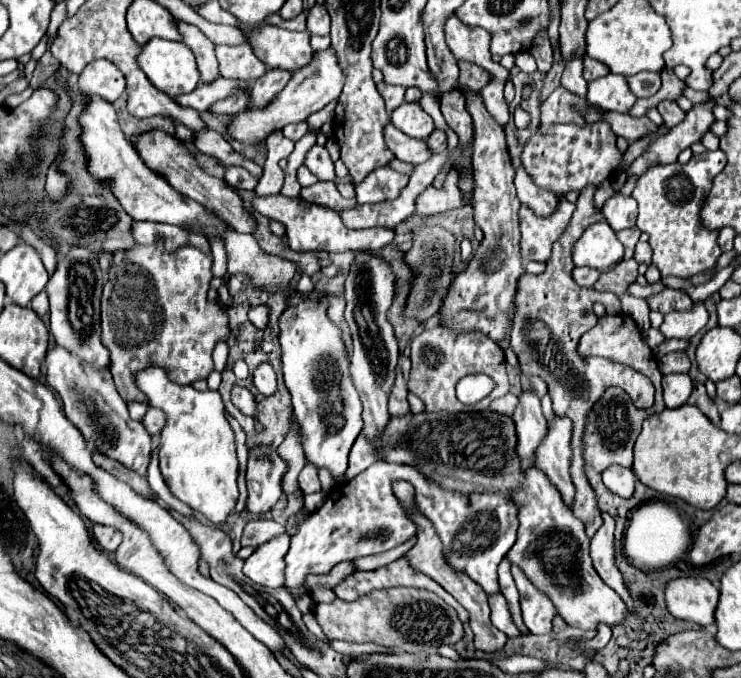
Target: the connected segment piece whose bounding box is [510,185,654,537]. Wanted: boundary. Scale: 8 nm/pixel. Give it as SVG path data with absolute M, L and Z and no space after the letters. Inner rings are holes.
M588 185L584 191L580 191L580 197L576 201L576 211L564 231L564 235L554 243L552 259L546 265L546 271L542 275L528 275L524 273L518 279L518 291L514 297L514 315L512 315L512 331L510 331L510 345L518 355L520 369L524 375L538 375L548 385L548 395L552 399L552 409L560 417L572 419L574 431L572 431L572 481L576 485L576 503L574 503L574 515L584 523L586 533L592 537L600 525L602 525L602 511L596 503L596 493L592 485L588 483L588 477L584 473L584 425L588 419L588 413L592 407L600 401L606 389L620 387L624 391L632 391L632 401L638 409L648 409L654 403L654 385L652 381L634 371L628 365L608 361L604 357L582 357L578 355L578 341L580 337L596 325L596 315L592 311L594 303L602 303L608 315L621 313L620 299L614 293L600 293L592 287L580 287L572 279L574 261L572 261L572 247L578 241L578 237L584 233L586 227L590 227L596 221L604 221L602 211L594 207L594 191L596 187Z

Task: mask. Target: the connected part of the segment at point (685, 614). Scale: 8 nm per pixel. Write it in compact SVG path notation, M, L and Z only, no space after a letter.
M704 577L674 579L666 585L666 605L676 619L708 627L714 623L718 589Z

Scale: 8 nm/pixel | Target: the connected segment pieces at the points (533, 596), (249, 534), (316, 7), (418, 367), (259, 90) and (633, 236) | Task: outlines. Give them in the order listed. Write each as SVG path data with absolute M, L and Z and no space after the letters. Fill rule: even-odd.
M512 565L512 577L516 581L516 587L520 591L520 607L526 627L532 635L546 635L552 631L552 619L556 615L556 609L552 601L538 591L530 579L524 575L524 571L516 565Z
M268 519L248 521L248 525L244 527L244 533L242 533L242 547L258 547L284 531L286 531L284 525L280 525L276 521L268 521Z
M314 3L308 9L308 31L312 35L328 35L330 33L330 15L324 3Z
M438 325L430 331L422 331L410 343L410 359L412 371L408 389L426 403L426 411L484 411L494 399L506 395L510 387L504 367L504 351L498 343L492 343L492 339L488 339L488 335L480 331L456 333L444 325ZM470 373L484 373L492 377L496 381L496 389L476 405L462 405L456 399L456 383Z
M268 69L256 83L254 87L250 89L250 95L252 95L252 101L248 103L248 107L264 107L268 105L276 93L280 93L286 83L290 81L292 77L292 71L286 71L286 69Z
M632 227L624 229L624 231L616 233L616 235L618 235L620 243L622 243L622 245L624 245L624 249L626 249L624 259L630 259L630 257L632 257L632 253L634 253L634 247L636 247L636 243L638 243L638 237L640 237L641 231L637 227Z

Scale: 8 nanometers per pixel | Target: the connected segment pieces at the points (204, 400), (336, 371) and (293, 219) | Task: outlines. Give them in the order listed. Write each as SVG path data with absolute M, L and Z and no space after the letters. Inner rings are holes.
M150 367L136 375L136 385L148 395L152 407L166 413L166 427L160 433L160 471L170 493L214 525L226 521L238 499L238 457L234 431L224 417L218 391L196 391L190 385L172 383L164 369Z
M304 301L288 307L280 317L280 345L284 383L306 435L306 459L318 469L326 467L338 479L348 467L350 447L362 429L362 403L350 377L350 357L340 335L342 329L328 319L326 311L326 301Z
M238 191L240 197L248 199L254 210L268 217L270 220L280 221L288 227L288 241L290 249L296 253L342 253L342 251L358 251L358 249L382 249L392 243L394 231L388 231L384 227L372 227L372 229L346 229L344 223L340 223L340 215L336 211L308 203L300 197L290 199L284 195L270 195L270 197L256 197L252 191Z

